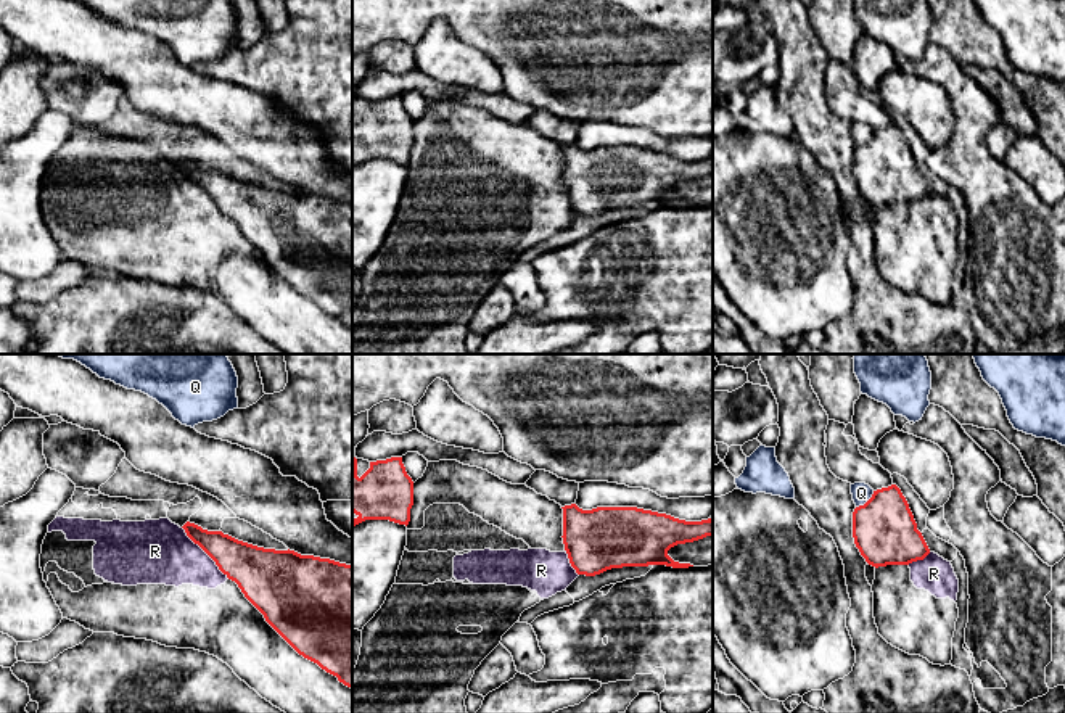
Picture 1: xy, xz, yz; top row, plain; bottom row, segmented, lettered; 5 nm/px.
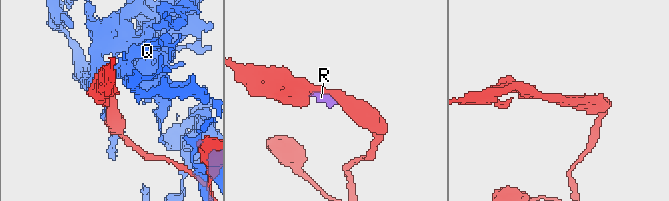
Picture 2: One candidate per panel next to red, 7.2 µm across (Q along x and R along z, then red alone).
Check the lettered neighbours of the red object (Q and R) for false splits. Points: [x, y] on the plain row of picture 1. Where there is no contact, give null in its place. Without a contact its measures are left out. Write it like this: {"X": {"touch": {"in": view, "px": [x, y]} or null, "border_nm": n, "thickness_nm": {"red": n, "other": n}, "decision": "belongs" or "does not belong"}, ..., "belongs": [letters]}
{"Q": {"touch": {"in": "yz", "px": [867, 140]}, "border_nm": 130, "thickness_nm": {"red": 320, "other": 100}, "decision": "does not belong"}, "R": {"touch": {"in": "xy", "px": [205, 190]}, "border_nm": 360, "thickness_nm": {"red": 220, "other": 320}, "decision": "does not belong"}, "belongs": []}

